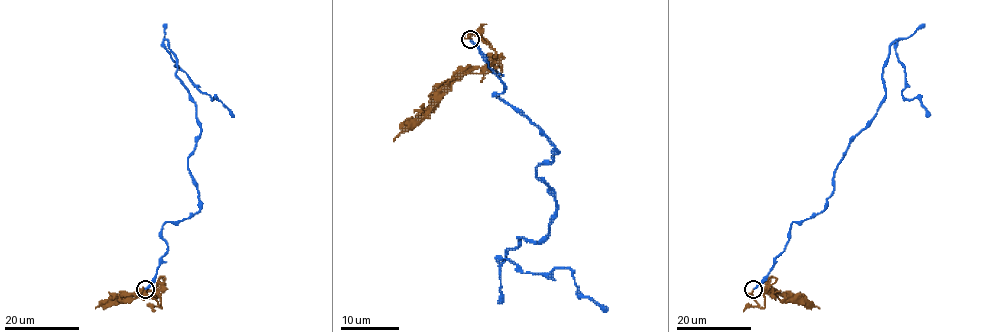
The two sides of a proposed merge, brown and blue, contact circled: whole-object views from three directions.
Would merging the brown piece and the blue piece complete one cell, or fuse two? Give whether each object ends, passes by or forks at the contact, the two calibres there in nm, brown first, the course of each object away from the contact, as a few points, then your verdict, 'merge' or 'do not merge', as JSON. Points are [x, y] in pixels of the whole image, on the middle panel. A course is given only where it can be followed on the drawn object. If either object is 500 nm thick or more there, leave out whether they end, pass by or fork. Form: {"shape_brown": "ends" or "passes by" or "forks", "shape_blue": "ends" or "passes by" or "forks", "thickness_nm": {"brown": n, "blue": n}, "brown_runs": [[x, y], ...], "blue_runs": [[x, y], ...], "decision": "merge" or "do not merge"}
{"shape_brown": "ends", "shape_blue": "ends", "thickness_nm": {"brown": 170, "blue": 280}, "brown_runs": [[470, 38], [477, 33], [495, 50], [495, 57], [489, 57], [483, 66], [463, 73], [393, 141]], "blue_runs": [[470, 40], [496, 95], [554, 148], [537, 167], [555, 198], [550, 232], [499, 261], [570, 268], [608, 309]], "decision": "do not merge"}

